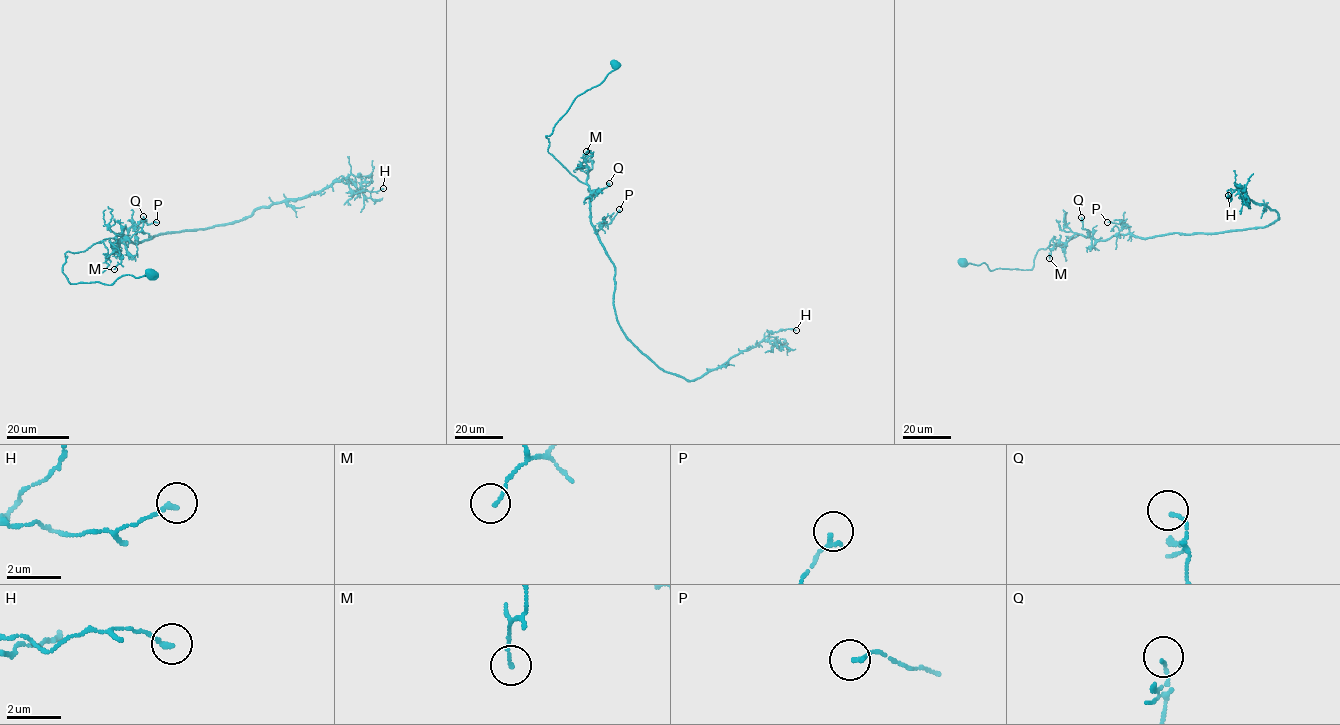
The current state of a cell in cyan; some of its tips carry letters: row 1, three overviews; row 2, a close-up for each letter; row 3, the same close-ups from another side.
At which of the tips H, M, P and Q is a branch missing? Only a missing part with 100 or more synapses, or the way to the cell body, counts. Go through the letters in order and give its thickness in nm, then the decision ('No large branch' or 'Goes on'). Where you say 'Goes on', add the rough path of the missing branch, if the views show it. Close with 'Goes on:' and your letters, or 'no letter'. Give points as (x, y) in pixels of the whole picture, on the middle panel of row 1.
H: Thickness 170 nm. No large branch
M: Thickness 100 nm. No large branch
P: Thickness 130 nm. No large branch
Q: Thickness 110 nm. No large branch
Goes on: no letter

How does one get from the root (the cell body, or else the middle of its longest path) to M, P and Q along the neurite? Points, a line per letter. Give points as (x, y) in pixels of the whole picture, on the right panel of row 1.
M: (963, 263), (984, 262), (991, 270), (1031, 270), (1038, 250), (1063, 245), (1081, 234), (1055, 243), (1049, 258)
P: (963, 263), (1031, 270), (1041, 248), (1080, 234), (1107, 240), (1128, 232), (1121, 221), (1107, 222)
Q: (963, 263), (984, 262), (991, 270), (1031, 270), (1041, 248), (1063, 245), (1080, 234), (1089, 236), (1081, 217)

